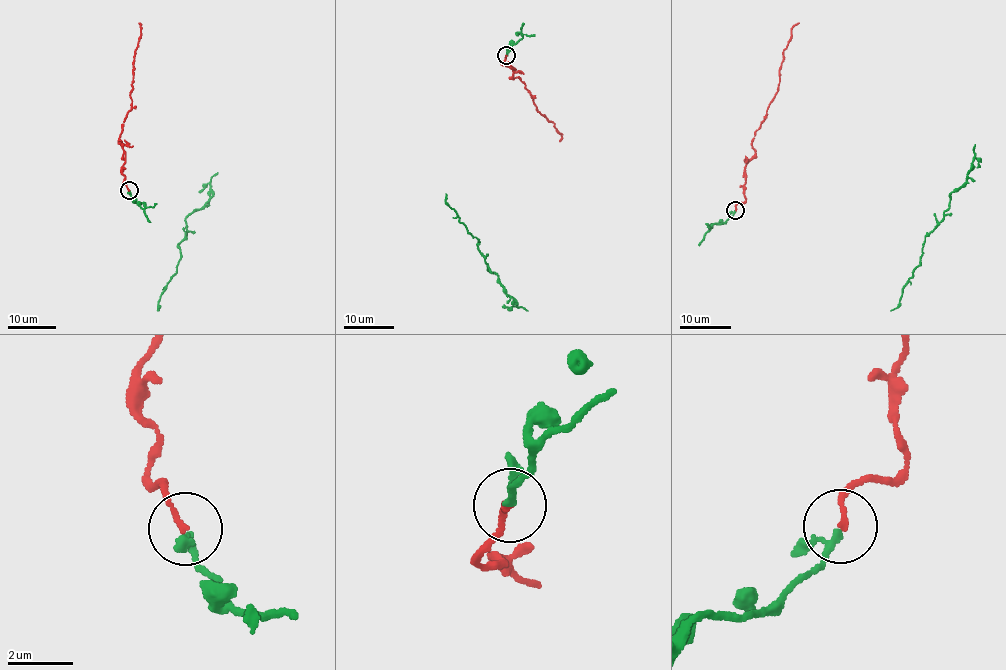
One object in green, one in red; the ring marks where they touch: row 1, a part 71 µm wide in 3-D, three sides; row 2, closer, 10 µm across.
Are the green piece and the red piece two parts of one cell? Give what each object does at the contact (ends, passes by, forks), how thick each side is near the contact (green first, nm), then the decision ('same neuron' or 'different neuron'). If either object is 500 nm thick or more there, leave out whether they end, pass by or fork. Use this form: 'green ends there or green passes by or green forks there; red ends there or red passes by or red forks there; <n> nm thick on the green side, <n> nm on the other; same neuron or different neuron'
green passes by; red ends there; 150 nm thick on the green side, 170 nm on the other; same neuron

